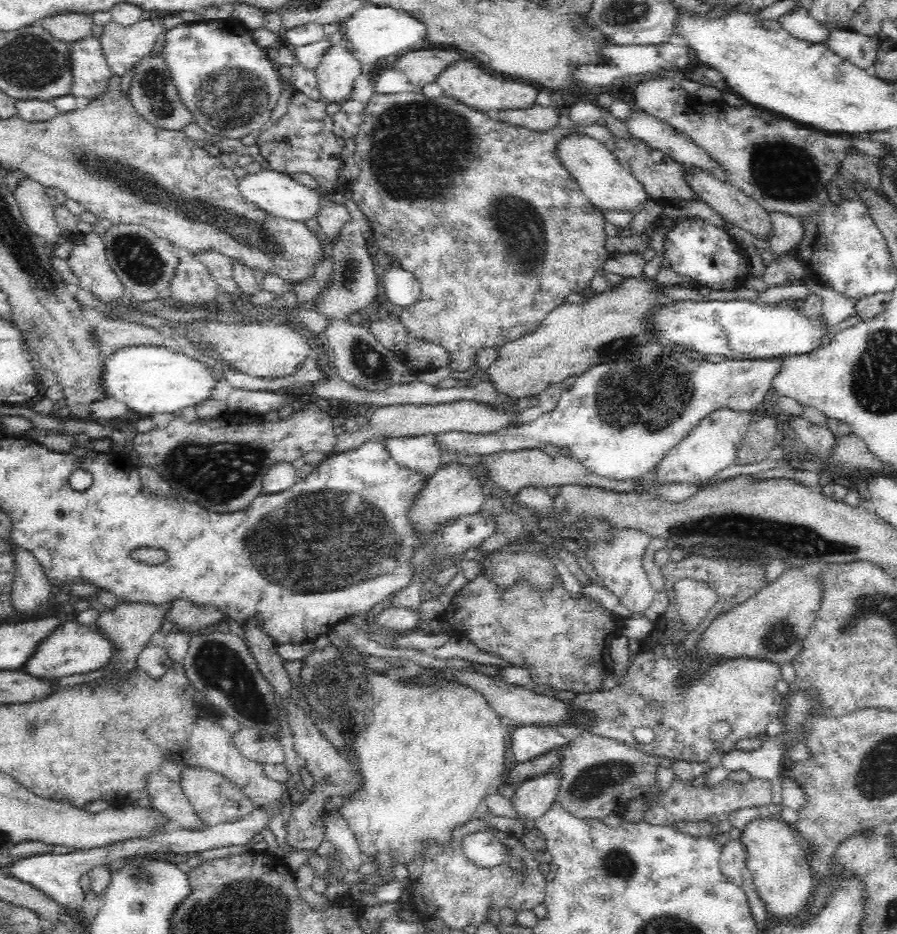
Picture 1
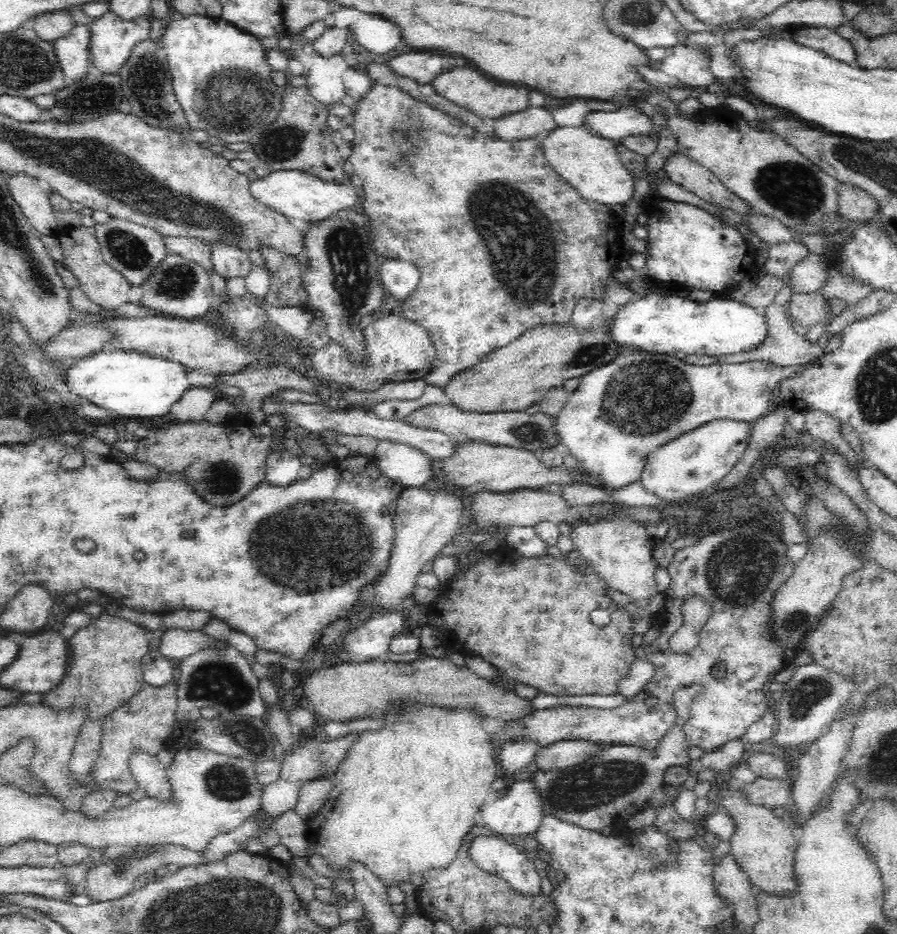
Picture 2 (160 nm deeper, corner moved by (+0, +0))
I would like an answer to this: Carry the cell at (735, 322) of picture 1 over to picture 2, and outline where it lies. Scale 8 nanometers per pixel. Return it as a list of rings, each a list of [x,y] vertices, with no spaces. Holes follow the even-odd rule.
[[[653,293],[628,302],[612,317],[612,337],[625,348],[677,355],[726,356],[752,352],[770,336],[764,314],[732,299],[697,301],[690,297]]]

